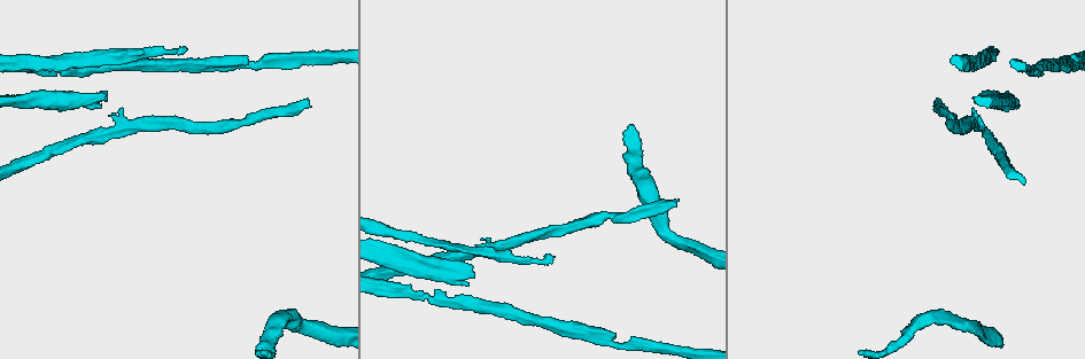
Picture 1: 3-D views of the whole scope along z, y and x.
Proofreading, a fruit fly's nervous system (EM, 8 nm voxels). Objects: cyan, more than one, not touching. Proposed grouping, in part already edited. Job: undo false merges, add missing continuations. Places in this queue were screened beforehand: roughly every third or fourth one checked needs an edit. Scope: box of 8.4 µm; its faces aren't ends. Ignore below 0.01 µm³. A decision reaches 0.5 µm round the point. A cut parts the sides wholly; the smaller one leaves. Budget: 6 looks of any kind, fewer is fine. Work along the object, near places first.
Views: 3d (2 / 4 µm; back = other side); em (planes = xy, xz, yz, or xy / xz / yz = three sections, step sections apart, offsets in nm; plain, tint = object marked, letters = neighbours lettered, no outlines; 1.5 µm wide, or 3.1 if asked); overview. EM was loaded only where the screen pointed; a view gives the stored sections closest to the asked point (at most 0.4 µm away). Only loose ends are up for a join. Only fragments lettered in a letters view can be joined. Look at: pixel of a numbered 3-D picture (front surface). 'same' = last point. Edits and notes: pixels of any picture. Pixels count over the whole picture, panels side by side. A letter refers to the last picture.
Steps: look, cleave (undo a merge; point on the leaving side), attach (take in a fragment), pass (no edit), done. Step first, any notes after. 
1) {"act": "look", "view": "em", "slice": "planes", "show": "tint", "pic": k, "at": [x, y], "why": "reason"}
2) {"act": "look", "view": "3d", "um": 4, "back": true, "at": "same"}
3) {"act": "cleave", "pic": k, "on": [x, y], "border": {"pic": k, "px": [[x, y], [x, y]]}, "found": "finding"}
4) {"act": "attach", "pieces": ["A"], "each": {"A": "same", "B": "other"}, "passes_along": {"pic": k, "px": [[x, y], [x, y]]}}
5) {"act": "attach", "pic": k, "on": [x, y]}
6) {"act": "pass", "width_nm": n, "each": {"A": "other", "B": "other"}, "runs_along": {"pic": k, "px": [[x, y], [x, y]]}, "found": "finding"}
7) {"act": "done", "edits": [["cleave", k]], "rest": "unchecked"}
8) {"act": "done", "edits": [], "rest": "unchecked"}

{"act": "look", "view": "3d", "um": 2, "pic": 1, "at": [180, 47], "why": "tapers out"}

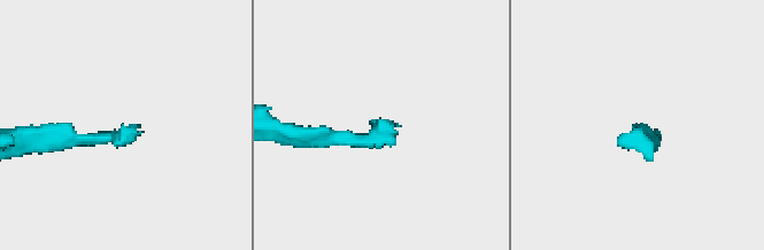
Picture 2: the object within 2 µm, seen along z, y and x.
{"act": "look", "view": "em", "slice": "planes", "show": "tint", "pic": 2, "at": [632, 126], "why": "now the EM"}

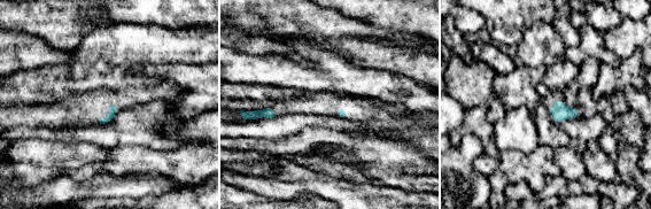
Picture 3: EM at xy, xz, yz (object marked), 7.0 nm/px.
{"act": "look", "view": "em", "slice": "planes", "show": "letters", "at": "same", "why": "what lies round it"}

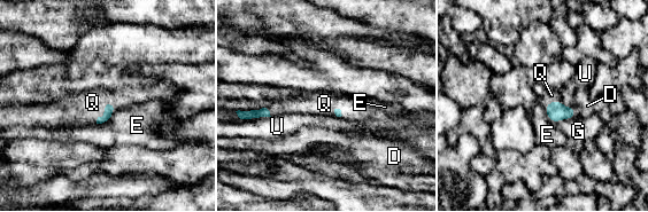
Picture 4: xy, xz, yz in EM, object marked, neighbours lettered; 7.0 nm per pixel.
{"act": "attach", "pieces": ["Q"], "each": {"D": "other", "E": "other", "G": "other", "Q": "same", "U": "other"}, "passes_along": {"pic": 4, "px": [[109, 108], [103, 107], [92, 102]]}, "found": "it goes on there"}

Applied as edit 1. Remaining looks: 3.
{"act": "look", "view": "overview", "why": "redraw"}

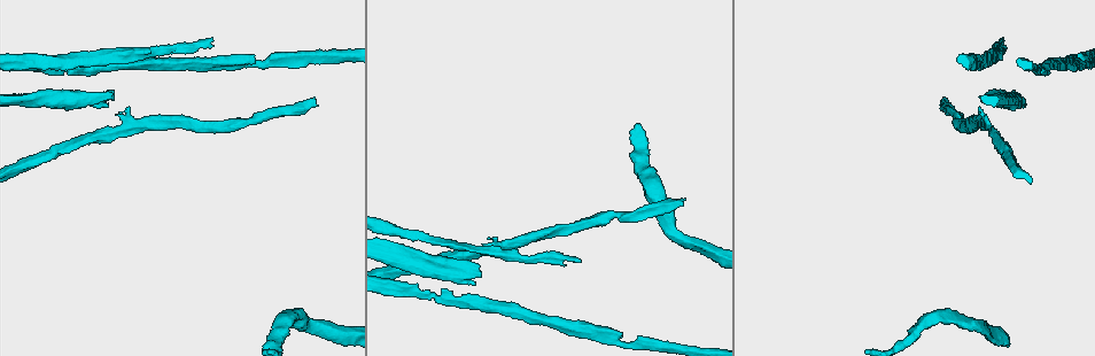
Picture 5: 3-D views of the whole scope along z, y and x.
{"act": "look", "view": "em", "slice": "yz", "step": 8, "show": "letters", "pic": 5, "at": [389, 284], "why": "calibre changes"}

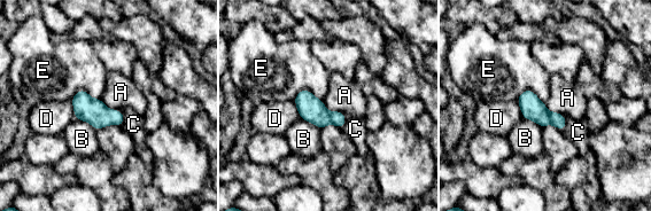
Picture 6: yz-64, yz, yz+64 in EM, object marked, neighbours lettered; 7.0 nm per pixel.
{"act": "look", "view": "em", "slice": "planes", "show": "letters", "at": "same"}

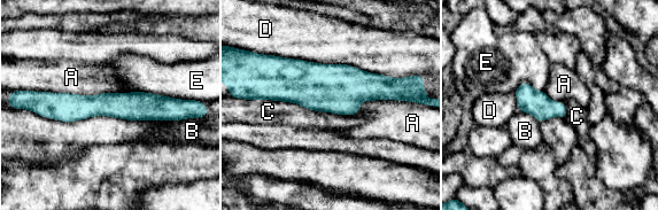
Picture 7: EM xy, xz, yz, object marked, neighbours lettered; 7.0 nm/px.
{"act": "pass", "width_nm": 190, "each": {"A": "other", "B": "other", "C": "other", "D": "other", "E": "other"}, "runs_along": {"pic": 7, "px": [[262, 71], [311, 85], [400, 83]]}, "found": "one neuron here"}

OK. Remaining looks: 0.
{"act": "done", "edits": [["attach", 4]], "rest": "unchecked"}

